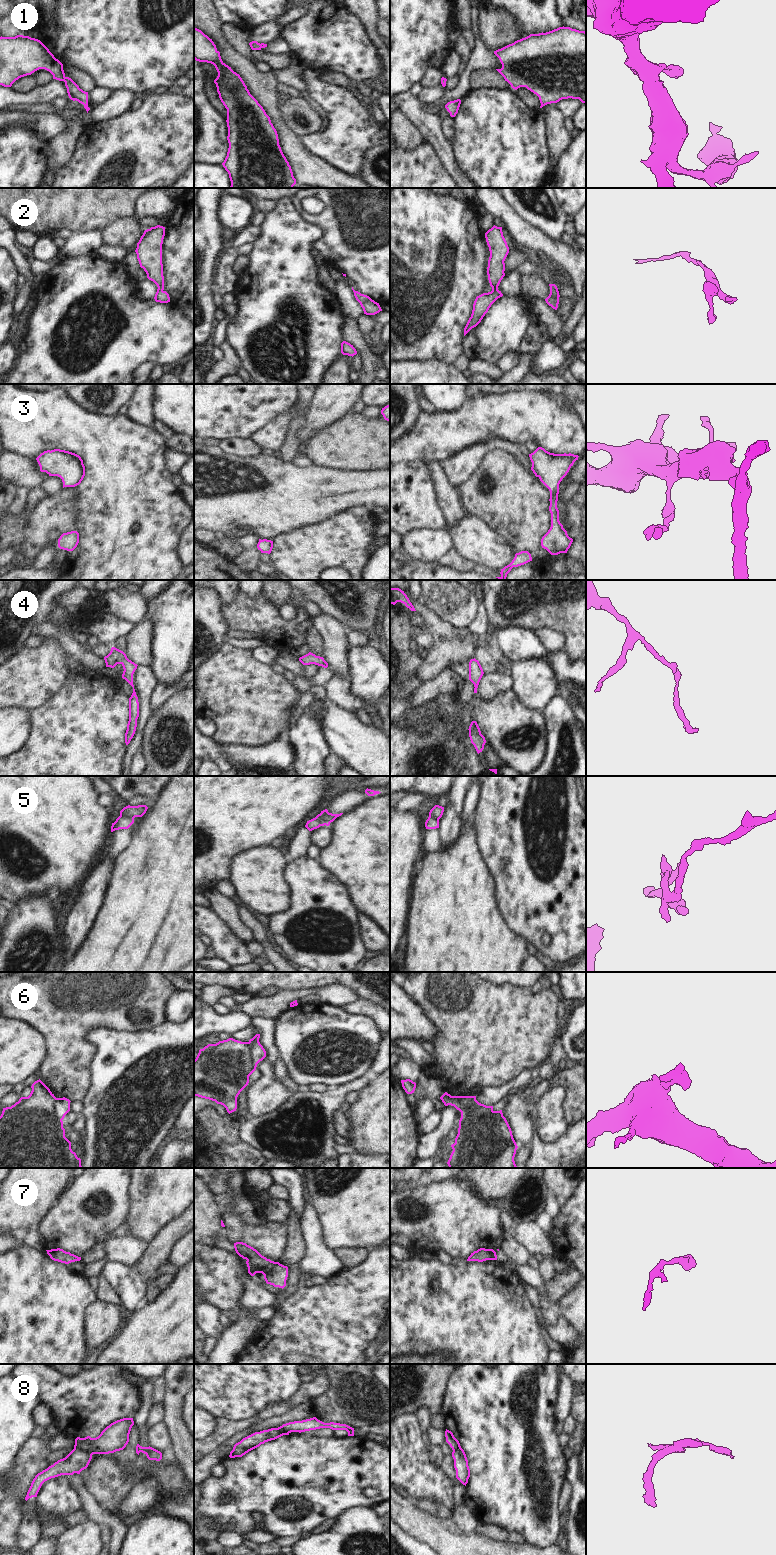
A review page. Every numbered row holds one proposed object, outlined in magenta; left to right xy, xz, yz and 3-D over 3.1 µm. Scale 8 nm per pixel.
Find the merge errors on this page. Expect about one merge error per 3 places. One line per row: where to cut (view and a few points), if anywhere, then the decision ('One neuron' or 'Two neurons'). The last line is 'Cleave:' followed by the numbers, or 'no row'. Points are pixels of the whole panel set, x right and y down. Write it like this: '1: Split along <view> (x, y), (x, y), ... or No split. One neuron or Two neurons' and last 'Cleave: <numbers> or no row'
1: No split. One neuron
2: No split. One neuron
3: No split. One neuron
4: No split. One neuron
5: Split along xy (120, 815), (134, 817). Two neurons
6: Split along xy (55, 1098), (54, 1114), (61, 1120). Two neurons
7: No split. One neuron
8: Split along xy (75, 1444), (92, 1454). Two neurons
Cleave: 5, 6, 8.

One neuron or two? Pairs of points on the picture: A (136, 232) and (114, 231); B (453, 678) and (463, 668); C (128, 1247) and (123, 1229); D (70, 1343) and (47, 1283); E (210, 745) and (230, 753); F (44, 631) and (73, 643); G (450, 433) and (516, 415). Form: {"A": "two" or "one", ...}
{"A": "one", "B": "two", "C": "two", "D": "one", "E": "one", "F": "one", "G": "one"}

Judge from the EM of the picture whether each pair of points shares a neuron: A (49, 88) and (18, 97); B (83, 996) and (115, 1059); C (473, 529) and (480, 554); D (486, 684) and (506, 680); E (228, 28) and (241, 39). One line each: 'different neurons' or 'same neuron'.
A: same neuron
B: different neurons
C: same neuron
D: same neuron
E: same neuron

